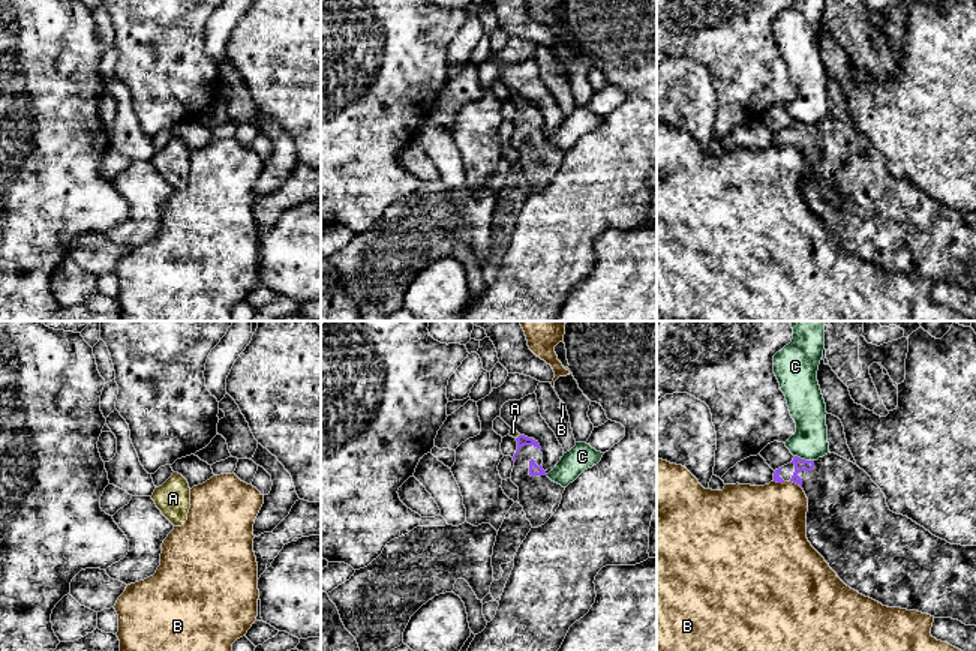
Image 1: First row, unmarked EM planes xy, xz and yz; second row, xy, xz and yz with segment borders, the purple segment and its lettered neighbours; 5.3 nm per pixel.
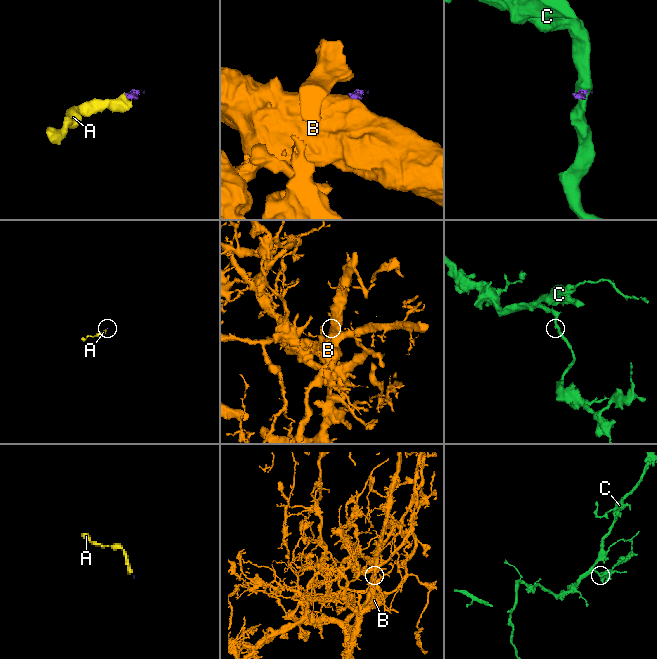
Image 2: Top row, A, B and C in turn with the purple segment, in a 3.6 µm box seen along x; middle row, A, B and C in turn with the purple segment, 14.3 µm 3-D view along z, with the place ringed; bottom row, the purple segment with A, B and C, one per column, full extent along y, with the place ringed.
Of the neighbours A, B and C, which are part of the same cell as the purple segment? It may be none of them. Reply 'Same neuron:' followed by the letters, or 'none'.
Same neuron: A

